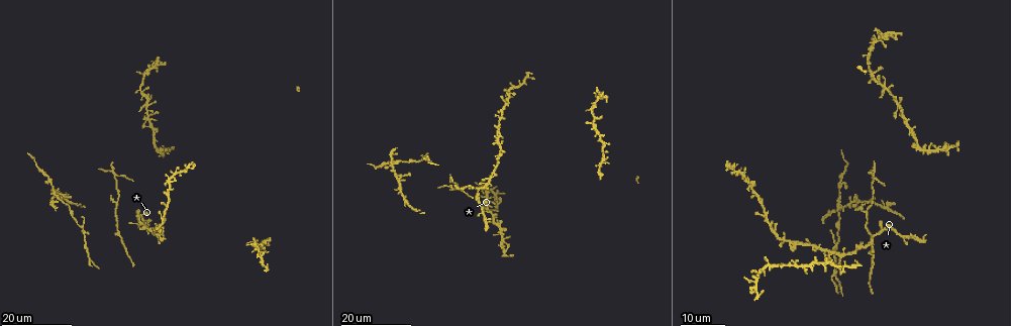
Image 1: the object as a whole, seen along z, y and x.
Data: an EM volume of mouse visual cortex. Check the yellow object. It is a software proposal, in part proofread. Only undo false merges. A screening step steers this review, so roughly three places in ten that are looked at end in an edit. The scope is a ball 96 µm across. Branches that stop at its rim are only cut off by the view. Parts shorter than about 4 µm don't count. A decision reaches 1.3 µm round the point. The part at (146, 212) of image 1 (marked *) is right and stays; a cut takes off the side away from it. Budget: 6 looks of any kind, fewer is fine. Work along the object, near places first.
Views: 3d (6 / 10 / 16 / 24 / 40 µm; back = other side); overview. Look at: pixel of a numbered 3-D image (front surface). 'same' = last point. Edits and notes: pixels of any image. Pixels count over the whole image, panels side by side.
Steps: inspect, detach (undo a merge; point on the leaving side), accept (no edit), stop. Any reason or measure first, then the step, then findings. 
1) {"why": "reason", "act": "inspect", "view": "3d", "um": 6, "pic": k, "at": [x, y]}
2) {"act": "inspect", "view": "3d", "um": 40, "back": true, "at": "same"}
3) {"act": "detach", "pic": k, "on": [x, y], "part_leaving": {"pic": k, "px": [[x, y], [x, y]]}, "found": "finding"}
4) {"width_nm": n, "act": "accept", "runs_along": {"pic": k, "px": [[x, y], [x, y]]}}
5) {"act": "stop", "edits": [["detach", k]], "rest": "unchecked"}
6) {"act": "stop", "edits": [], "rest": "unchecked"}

{"why": "three arms meet", "act": "inspect", "view": "3d", "um": 24, "pic": 1, "at": [56, 195]}

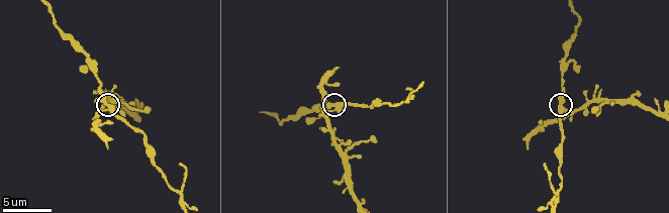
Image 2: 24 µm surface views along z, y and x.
{"why": "closer look", "act": "inspect", "view": "3d", "um": 10, "pic": 2, "at": [562, 108]}

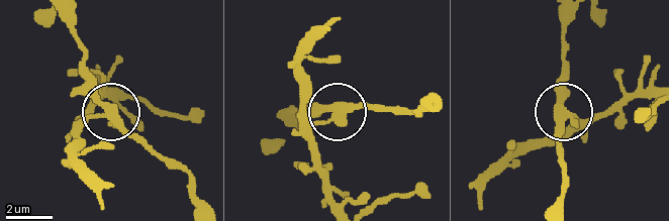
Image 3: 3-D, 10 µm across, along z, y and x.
{"why": "other side", "act": "inspect", "view": "3d", "um": 10, "back": true, "pic": 3, "at": [567, 115]}

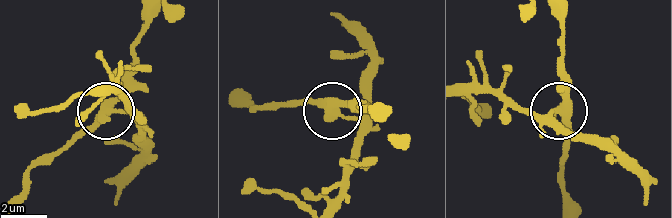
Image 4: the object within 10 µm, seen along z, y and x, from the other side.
{"side_arm_um": 17, "act": "detach", "pic": 4, "on": [130, 86], "part_leaving": {"pic": 4, "px": [[101, 112], [33, 169], [21, 203]]}, "found": "a second cell is stuck on"}

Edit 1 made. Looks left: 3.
{"act": "inspect", "view": "3d", "um": 24, "pic": 1, "at": [139, 222]}

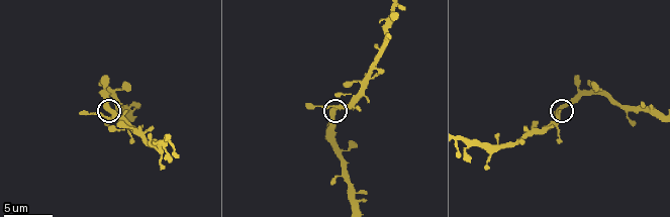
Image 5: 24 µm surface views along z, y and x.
{"why": "zoom in", "act": "inspect", "view": "3d", "um": 10, "pic": 5, "at": [334, 108]}

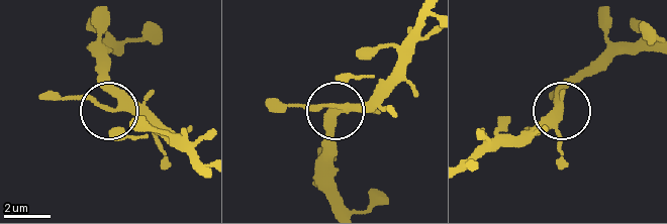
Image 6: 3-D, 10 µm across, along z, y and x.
{"side_arm_um": 47, "act": "accept", "runs_along": {"pic": 6, "px": [[155, 24], [105, 57], [116, 98], [110, 107], [43, 98]]}, "found": "one cell here"}

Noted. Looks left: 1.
{"act": "stop", "edits": [["detach", 4]], "rest": "unchecked"}

